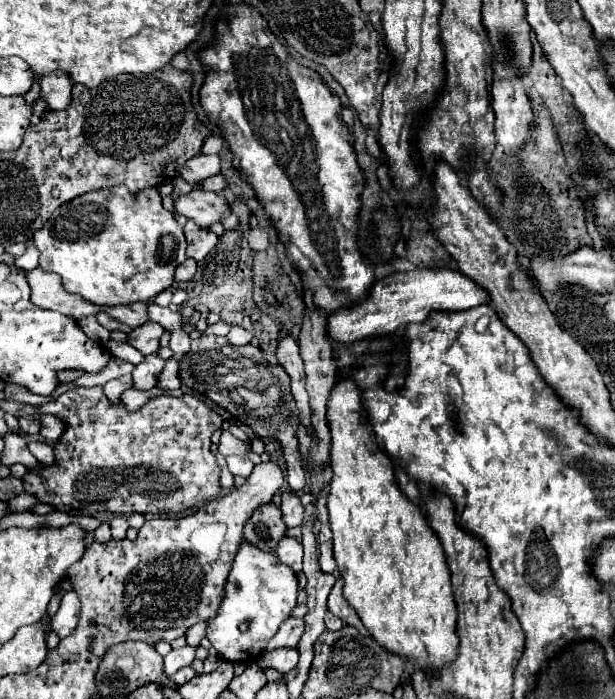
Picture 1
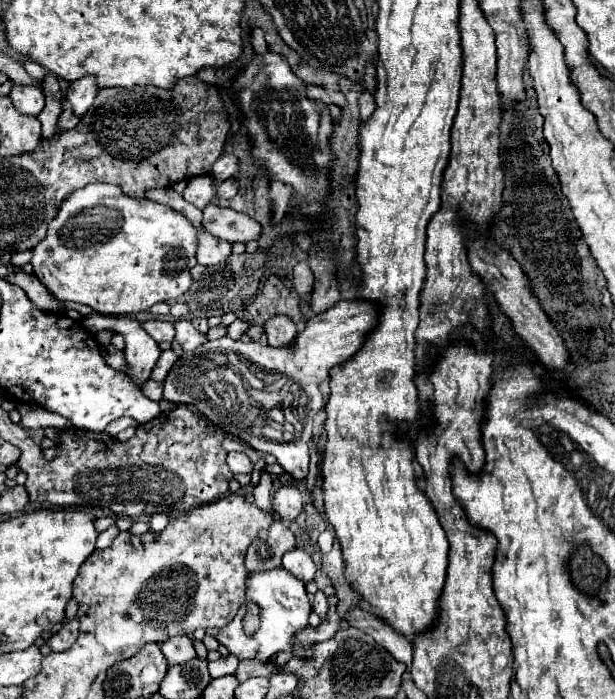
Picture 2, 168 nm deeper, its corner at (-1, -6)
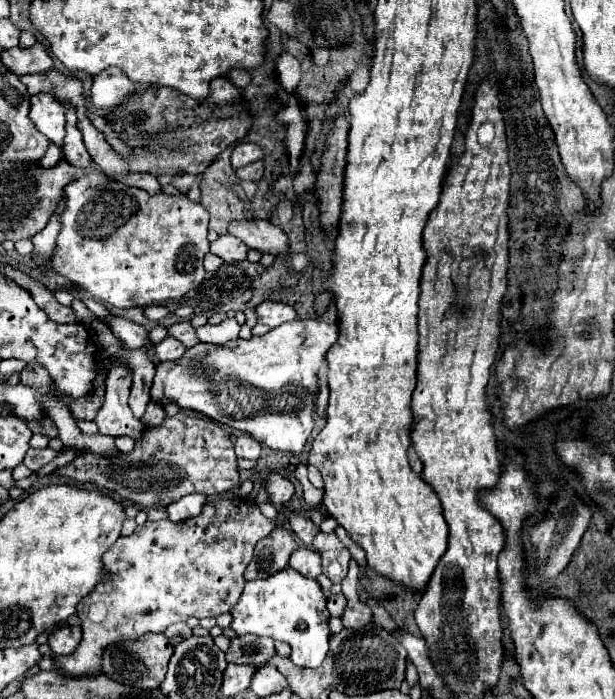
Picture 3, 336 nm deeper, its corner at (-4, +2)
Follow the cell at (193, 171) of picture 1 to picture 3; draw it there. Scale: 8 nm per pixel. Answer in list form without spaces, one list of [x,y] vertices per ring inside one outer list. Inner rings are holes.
[[[238,143],[234,149],[232,149],[232,155],[230,155],[230,163],[234,169],[238,167],[244,167],[248,163],[254,163],[262,159],[262,151],[258,145],[254,143]]]

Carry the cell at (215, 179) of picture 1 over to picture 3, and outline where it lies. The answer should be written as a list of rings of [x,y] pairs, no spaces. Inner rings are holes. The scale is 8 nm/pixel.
[[[256,161],[256,163],[250,163],[246,167],[236,169],[236,175],[240,181],[258,181],[262,177],[262,171],[264,171],[264,163]]]

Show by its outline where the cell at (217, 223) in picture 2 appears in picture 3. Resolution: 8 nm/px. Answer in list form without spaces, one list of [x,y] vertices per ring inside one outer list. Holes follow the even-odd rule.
[[[234,219],[228,225],[228,233],[234,235],[234,237],[238,237],[238,239],[242,239],[250,249],[258,249],[260,253],[278,255],[278,253],[282,253],[282,251],[288,249],[288,237],[286,237],[286,233],[280,227],[276,227],[276,225],[272,225],[270,221],[264,221],[264,219]]]

